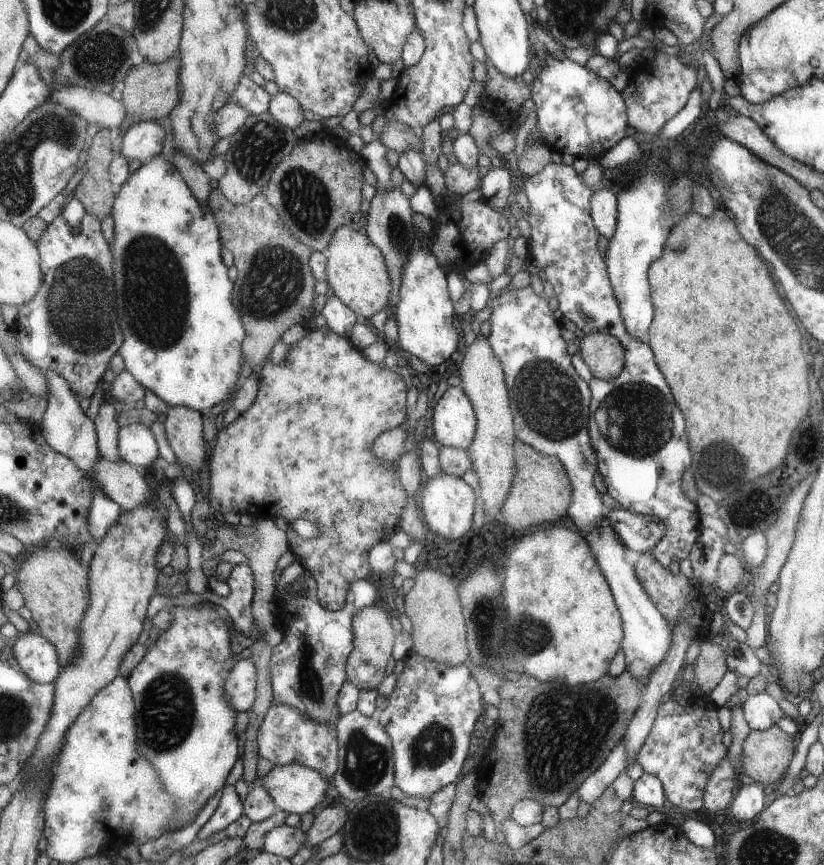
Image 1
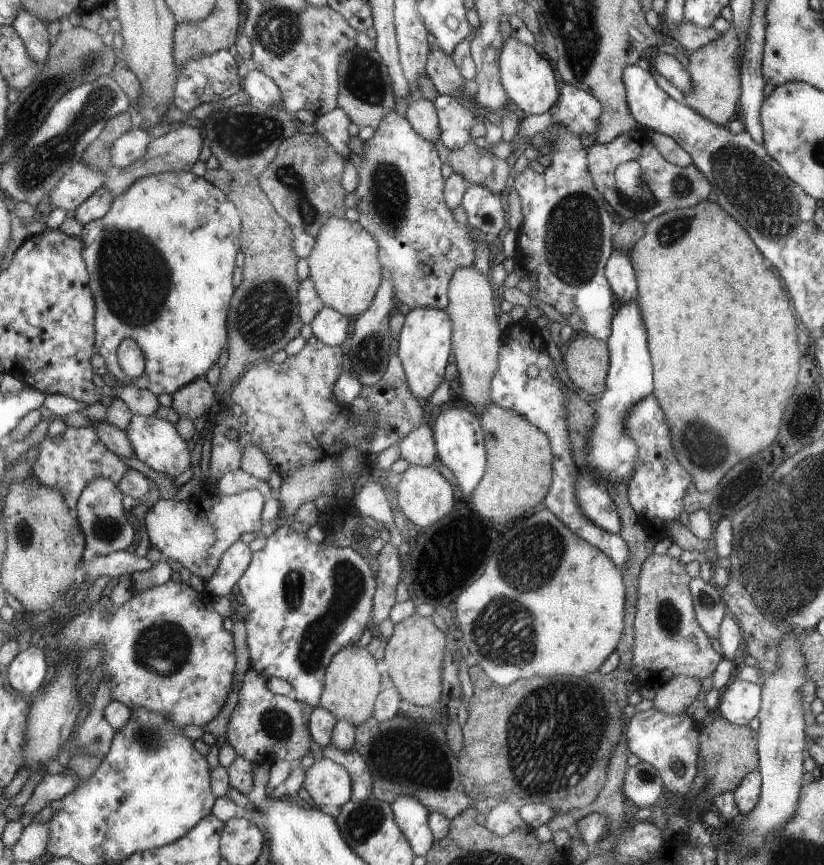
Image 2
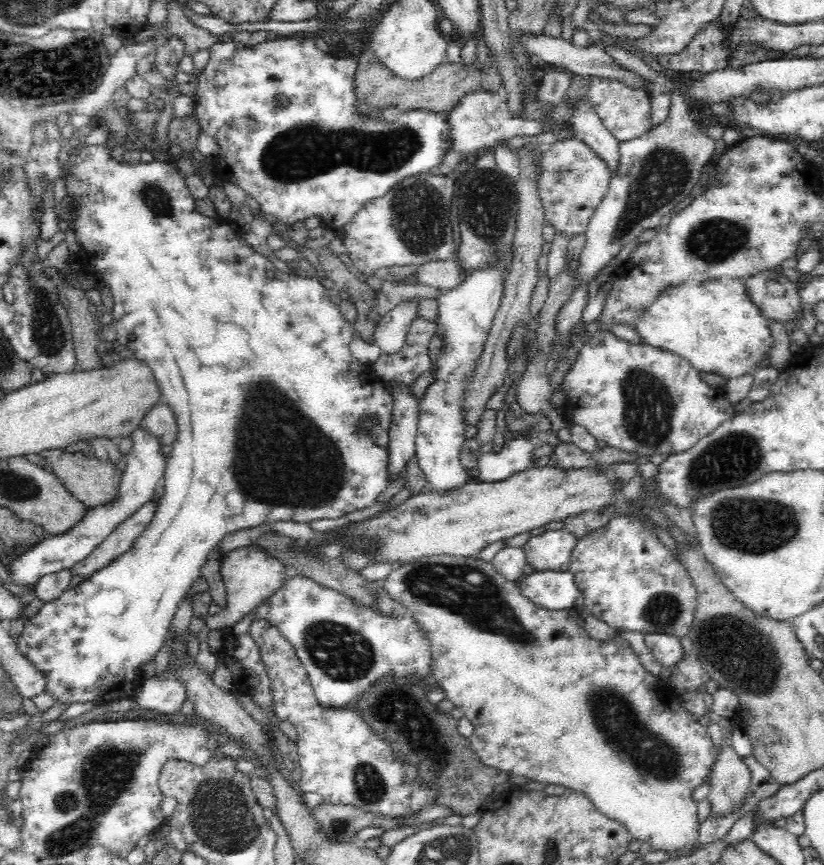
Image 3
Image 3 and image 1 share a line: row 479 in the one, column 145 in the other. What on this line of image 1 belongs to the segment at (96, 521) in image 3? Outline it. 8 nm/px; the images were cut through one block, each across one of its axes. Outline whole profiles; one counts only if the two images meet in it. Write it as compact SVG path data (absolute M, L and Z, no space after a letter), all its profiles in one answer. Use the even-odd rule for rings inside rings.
M155 120L135 123L123 135L120 154L143 163L161 152L164 138L165 132Z

